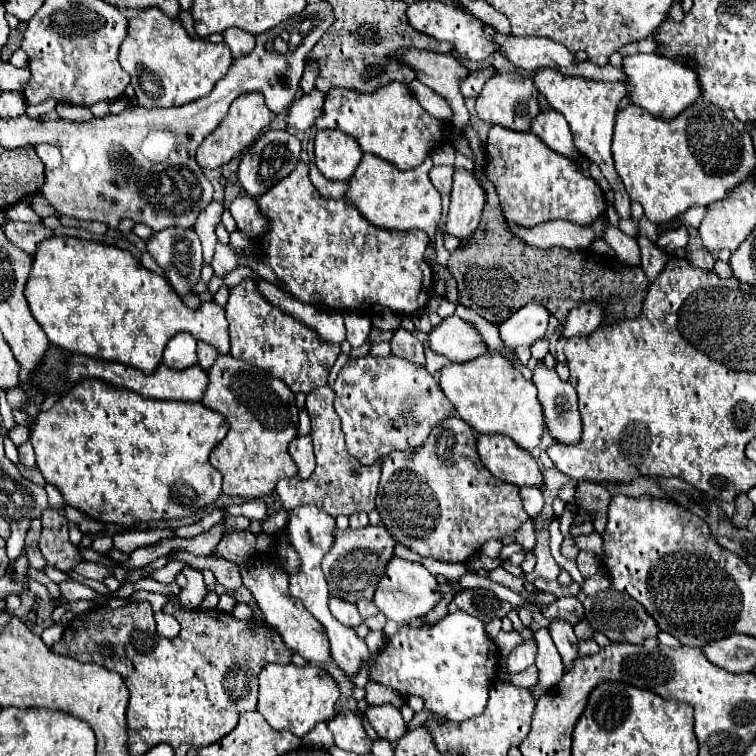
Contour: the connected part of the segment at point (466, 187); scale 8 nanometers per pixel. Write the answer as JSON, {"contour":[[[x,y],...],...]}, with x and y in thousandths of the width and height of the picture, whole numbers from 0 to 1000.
{"contour":[[[603,224],[593,287],[590,295],[582,300],[582,308],[601,311],[608,319],[622,313],[635,295],[640,269],[643,269],[640,250],[632,245],[627,231],[614,224]]]}

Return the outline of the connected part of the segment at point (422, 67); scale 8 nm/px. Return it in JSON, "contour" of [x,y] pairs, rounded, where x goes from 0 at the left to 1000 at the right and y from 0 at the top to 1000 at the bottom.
{"contour":[[[540,65],[540,70],[532,70],[529,78],[540,81],[548,89],[553,107],[558,107],[563,115],[569,115],[574,123],[585,126],[595,136],[599,147],[598,164],[611,176],[614,169],[622,165],[622,152],[606,115],[608,107],[622,99],[622,91],[598,70],[579,73]]]}

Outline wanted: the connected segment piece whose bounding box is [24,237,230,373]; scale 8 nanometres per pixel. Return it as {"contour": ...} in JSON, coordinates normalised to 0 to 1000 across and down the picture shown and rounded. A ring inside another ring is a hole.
{"contour":[[[66,313],[53,321],[32,382],[37,406],[66,454],[90,464],[159,478],[190,493],[204,493],[228,440],[251,438],[259,448],[302,467],[302,430],[296,409],[283,398],[251,409],[225,374],[185,353],[169,332],[103,313]]]}

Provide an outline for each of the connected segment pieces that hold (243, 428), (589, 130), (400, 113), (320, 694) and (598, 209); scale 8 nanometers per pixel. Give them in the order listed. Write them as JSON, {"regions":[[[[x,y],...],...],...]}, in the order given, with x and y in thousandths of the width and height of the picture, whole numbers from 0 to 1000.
{"regions":[[[[291,470],[272,493],[278,504],[267,533],[296,549],[304,562],[299,578],[278,599],[278,612],[296,631],[294,649],[325,660],[362,652],[370,631],[392,628],[392,612],[381,602],[381,586],[394,570],[394,538],[386,517],[373,501],[325,478],[312,478],[307,470]]],[[[712,91],[709,99],[704,102],[706,115],[712,118],[712,123],[717,128],[722,128],[725,139],[743,149],[757,171],[759,179],[759,189],[762,197],[775,205],[783,216],[788,216],[794,221],[794,226],[799,229],[799,234],[804,237],[810,253],[812,253],[812,271],[815,279],[820,284],[820,290],[836,290],[833,284],[833,261],[812,224],[812,213],[810,213],[810,200],[807,200],[807,189],[810,189],[810,171],[812,171],[812,155],[817,147],[817,136],[823,128],[828,128],[828,115],[810,107],[786,107],[786,104],[775,104],[775,102],[757,102],[757,99],[743,99],[735,91]]],[[[513,110],[497,123],[466,123],[463,118],[437,118],[429,131],[426,152],[418,157],[421,171],[450,171],[468,181],[481,202],[500,205],[529,226],[553,221],[561,208],[590,187],[590,163],[571,157],[532,110]]],[[[354,877],[344,893],[344,922],[341,940],[352,948],[360,964],[373,967],[381,964],[394,975],[402,975],[407,967],[418,962],[423,954],[437,954],[442,948],[442,933],[450,922],[450,909],[442,896],[421,877],[410,877],[405,882],[392,880],[368,880]]],[[[651,165],[643,187],[640,229],[656,247],[667,284],[693,300],[730,290],[749,290],[780,300],[802,279],[799,255],[788,239],[775,237],[759,213],[725,197],[704,173],[688,176]]]]}

